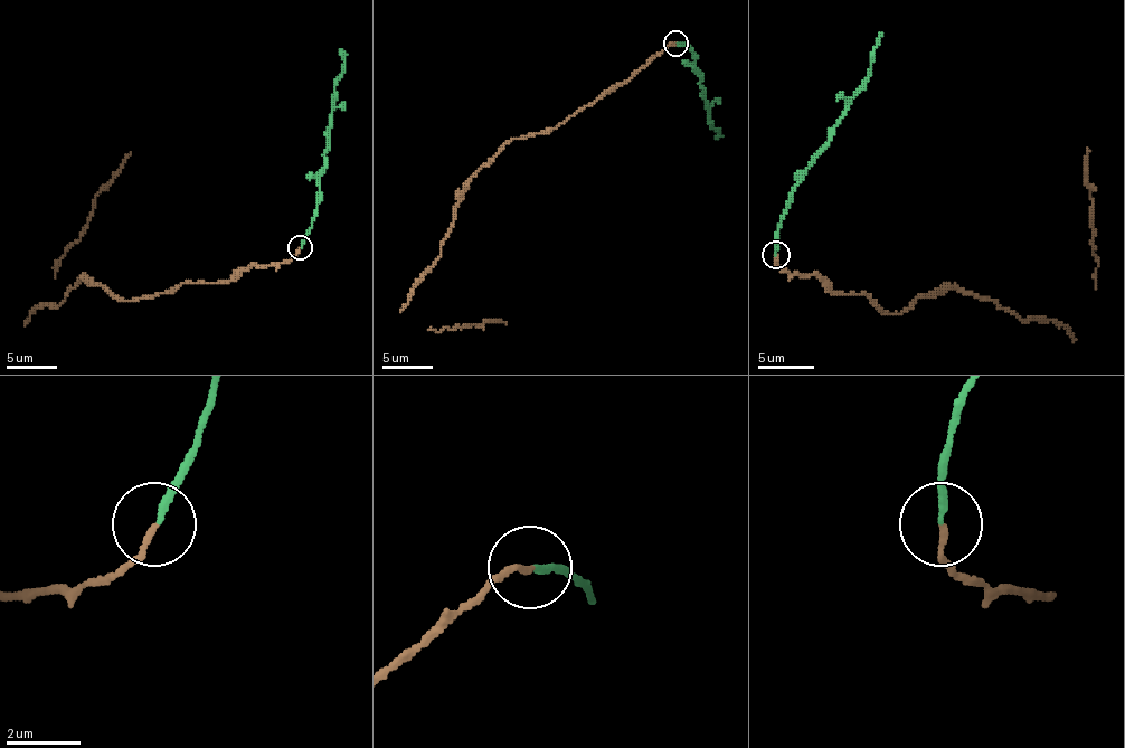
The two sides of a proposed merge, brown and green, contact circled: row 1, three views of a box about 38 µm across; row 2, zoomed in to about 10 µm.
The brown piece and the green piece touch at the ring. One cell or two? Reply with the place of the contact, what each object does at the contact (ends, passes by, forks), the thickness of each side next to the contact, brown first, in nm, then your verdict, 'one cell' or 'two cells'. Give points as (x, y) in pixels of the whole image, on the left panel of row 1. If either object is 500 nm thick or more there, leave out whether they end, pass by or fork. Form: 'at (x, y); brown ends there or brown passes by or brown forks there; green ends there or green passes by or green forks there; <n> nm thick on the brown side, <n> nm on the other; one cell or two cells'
at (300, 247); brown ends there; green ends there; 160 nm thick on the brown side, 180 nm on the other; two cells

